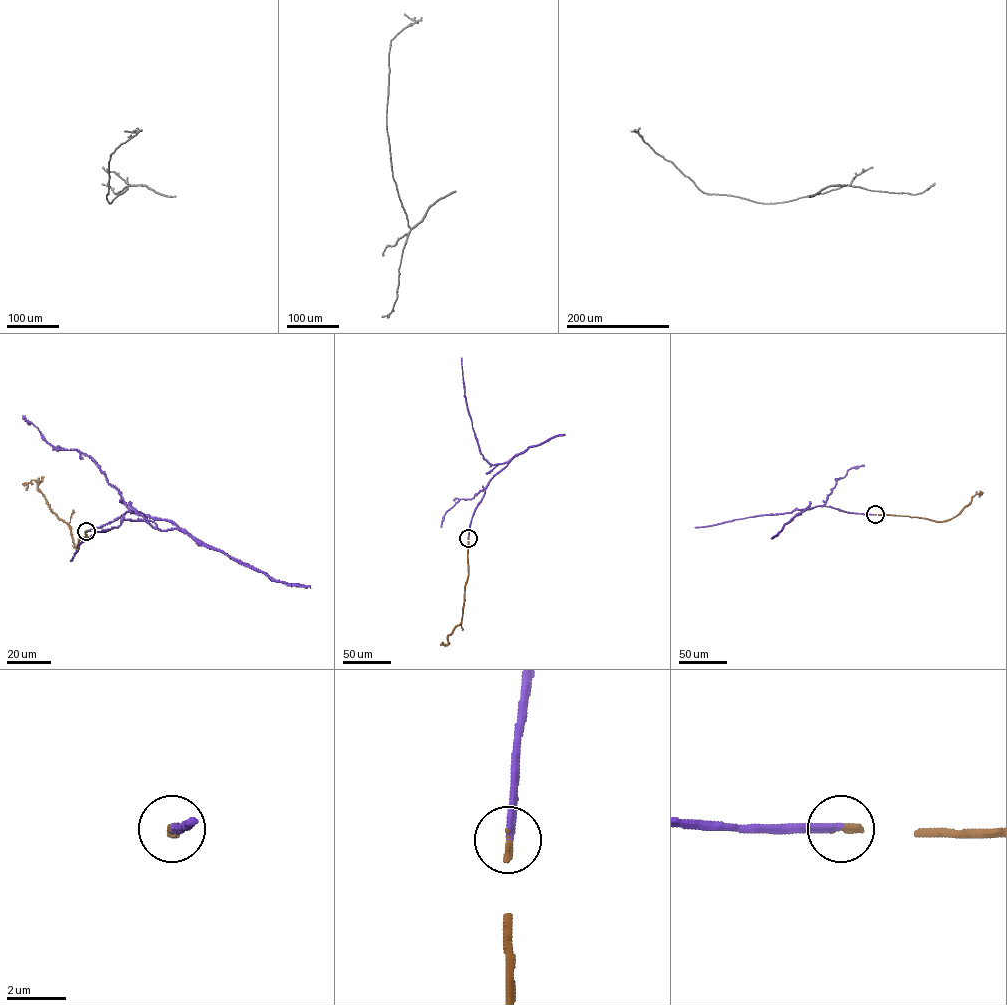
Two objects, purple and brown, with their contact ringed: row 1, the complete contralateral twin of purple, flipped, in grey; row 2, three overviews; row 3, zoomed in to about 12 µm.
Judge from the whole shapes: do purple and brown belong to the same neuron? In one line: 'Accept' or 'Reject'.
Accept

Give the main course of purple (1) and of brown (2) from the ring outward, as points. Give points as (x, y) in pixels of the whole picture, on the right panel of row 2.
1: (875, 514), (816, 506), (800, 514), (801, 510), (795, 509), (695, 527)
2: (875, 514), (943, 521), (956, 516), (971, 498), (982, 492), (979, 496)

